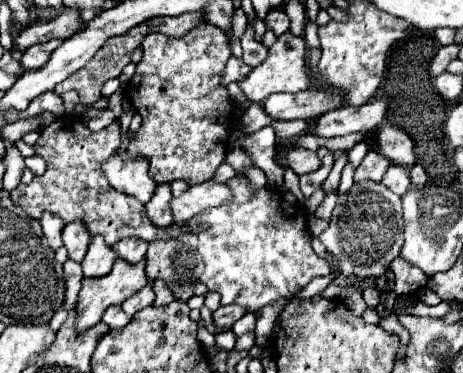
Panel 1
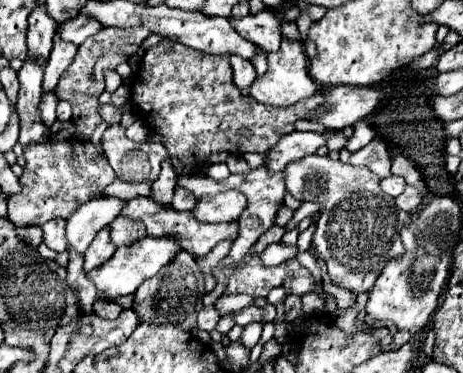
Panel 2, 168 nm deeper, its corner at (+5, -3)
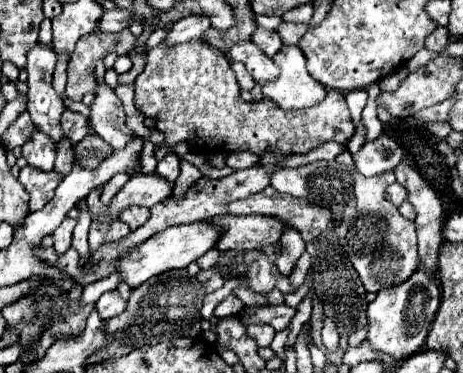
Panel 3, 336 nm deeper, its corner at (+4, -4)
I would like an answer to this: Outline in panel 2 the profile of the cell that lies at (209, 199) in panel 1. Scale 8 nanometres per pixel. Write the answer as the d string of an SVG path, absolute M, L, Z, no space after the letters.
M227 190L215 196L199 198L191 214L199 222L233 222L239 218L245 204L247 204L247 198L241 192Z

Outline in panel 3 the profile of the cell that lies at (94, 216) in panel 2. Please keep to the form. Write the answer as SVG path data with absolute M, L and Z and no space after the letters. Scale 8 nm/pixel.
M152 173L152 175L134 175L130 177L130 181L120 189L120 193L112 199L112 203L108 205L108 215L100 217L100 221L106 219L118 219L120 211L132 205L140 205L140 207L152 207L168 197L172 197L174 191L174 183L166 181L164 177Z

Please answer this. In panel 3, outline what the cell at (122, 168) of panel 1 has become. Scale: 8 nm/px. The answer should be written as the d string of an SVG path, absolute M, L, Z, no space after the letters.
M98 85L94 95L96 99L90 105L88 117L90 125L106 143L110 143L114 149L122 149L134 137L134 133L126 127L126 115L120 99L108 85Z

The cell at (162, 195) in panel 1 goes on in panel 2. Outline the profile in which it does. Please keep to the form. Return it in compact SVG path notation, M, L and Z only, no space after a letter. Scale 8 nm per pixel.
M165 160L161 164L159 178L151 184L151 200L161 204L161 206L171 206L175 184L177 184L177 174L175 174L173 166L167 164L167 160Z

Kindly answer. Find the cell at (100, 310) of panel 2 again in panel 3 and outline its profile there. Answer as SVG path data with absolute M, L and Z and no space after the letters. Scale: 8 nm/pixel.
M108 291L108 293L104 293L104 295L98 299L96 309L98 309L98 313L100 313L102 319L108 319L108 317L120 315L120 313L126 309L126 301L120 297L118 291Z

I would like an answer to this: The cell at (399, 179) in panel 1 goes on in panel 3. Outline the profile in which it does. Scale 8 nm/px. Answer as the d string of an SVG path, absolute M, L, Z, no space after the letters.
M398 183L390 185L390 187L386 189L386 195L388 195L388 199L390 199L396 207L400 207L400 205L406 201L406 189L404 189L402 185L398 185Z

